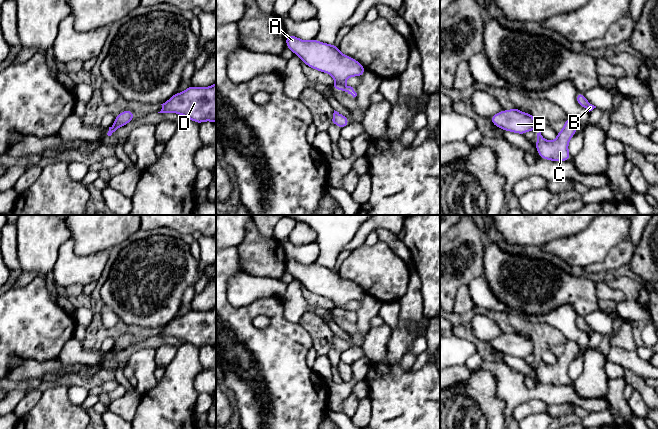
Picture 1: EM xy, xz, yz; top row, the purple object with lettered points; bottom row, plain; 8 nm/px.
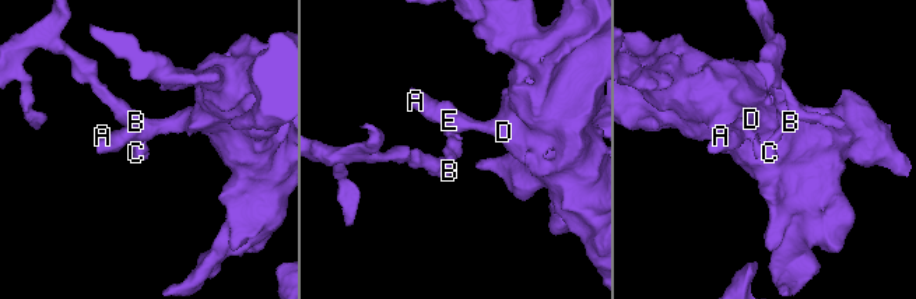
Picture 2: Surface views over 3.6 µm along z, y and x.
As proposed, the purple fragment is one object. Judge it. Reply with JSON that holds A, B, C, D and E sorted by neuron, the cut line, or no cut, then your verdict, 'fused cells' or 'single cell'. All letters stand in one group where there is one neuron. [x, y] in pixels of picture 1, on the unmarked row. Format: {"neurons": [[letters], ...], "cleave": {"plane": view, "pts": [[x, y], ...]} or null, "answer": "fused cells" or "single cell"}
{"neurons": [["A", "D", "E"], ["B", "C"]], "cleave": {"plane": "xy", "pts": [[114, 345], [119, 351]]}, "answer": "fused cells"}

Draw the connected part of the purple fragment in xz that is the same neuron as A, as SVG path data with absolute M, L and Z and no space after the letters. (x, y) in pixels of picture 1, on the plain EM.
M286 258L286 271L301 282L302 287L314 294L331 299L335 306L343 308L350 301L360 301L367 294L356 283L342 278L334 268L299 263Z

